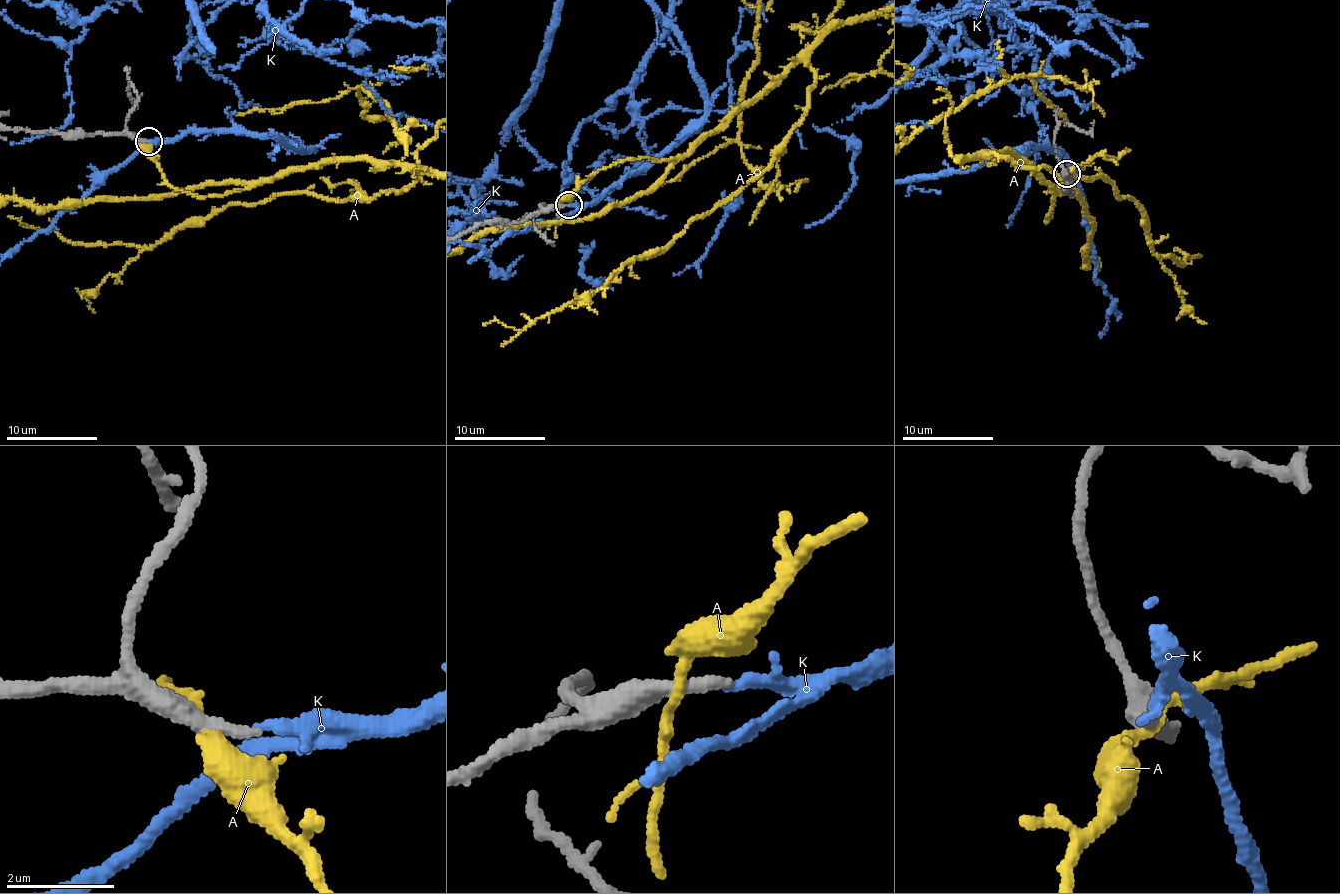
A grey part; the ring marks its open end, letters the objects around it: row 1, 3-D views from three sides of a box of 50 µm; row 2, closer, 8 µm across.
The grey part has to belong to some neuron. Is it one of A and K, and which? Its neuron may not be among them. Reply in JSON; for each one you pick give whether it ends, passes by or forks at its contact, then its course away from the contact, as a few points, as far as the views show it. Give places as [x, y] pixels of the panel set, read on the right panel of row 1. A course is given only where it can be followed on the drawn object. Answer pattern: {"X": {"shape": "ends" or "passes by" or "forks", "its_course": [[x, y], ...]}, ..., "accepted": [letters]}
{"K": {"shape": "passes by"}, "accepted": ["K"]}

